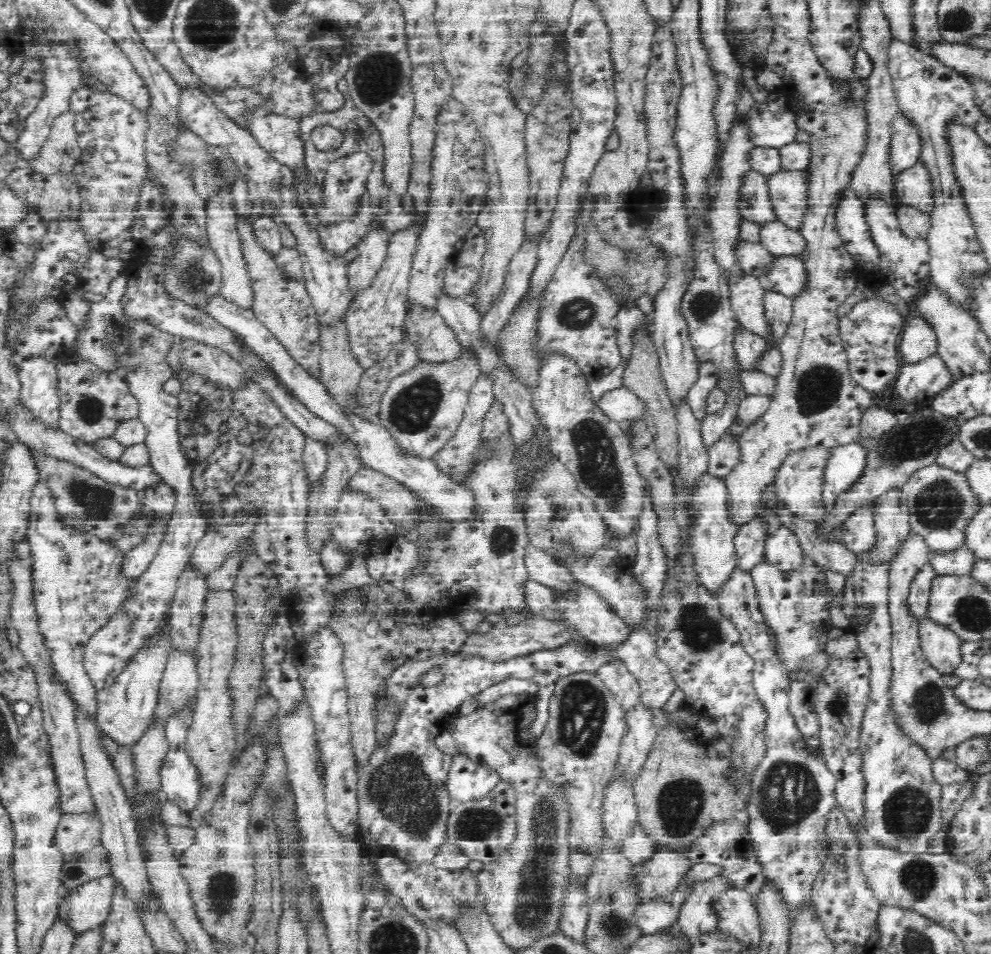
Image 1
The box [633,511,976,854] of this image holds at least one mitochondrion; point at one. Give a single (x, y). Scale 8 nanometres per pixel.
(788, 794)

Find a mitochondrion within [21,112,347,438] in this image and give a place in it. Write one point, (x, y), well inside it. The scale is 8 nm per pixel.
(193, 274)

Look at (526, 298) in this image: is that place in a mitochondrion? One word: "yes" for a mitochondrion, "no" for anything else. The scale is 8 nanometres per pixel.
no

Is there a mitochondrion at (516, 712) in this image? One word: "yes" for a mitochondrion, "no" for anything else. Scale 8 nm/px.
no

